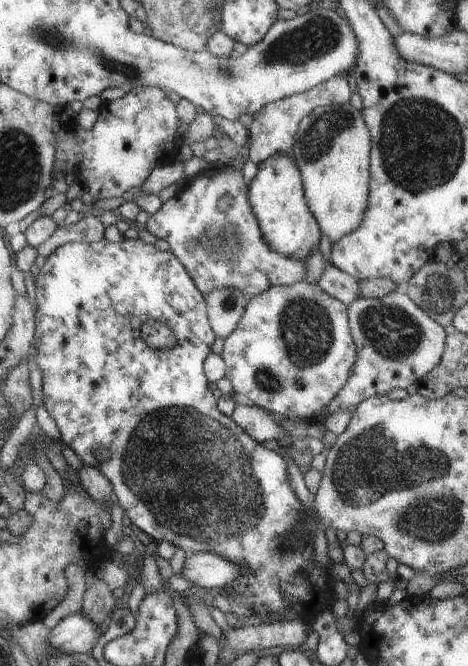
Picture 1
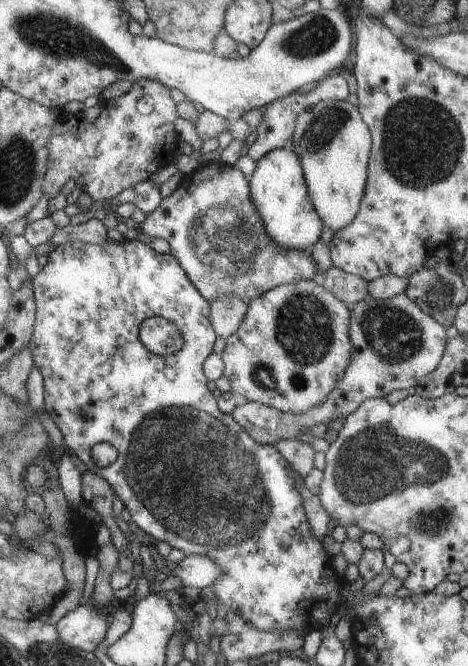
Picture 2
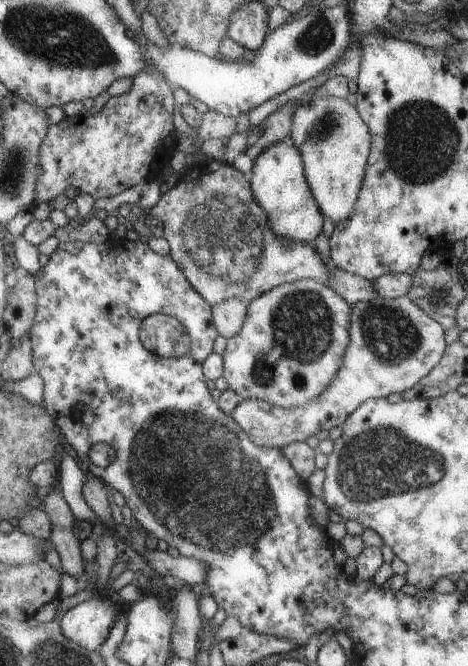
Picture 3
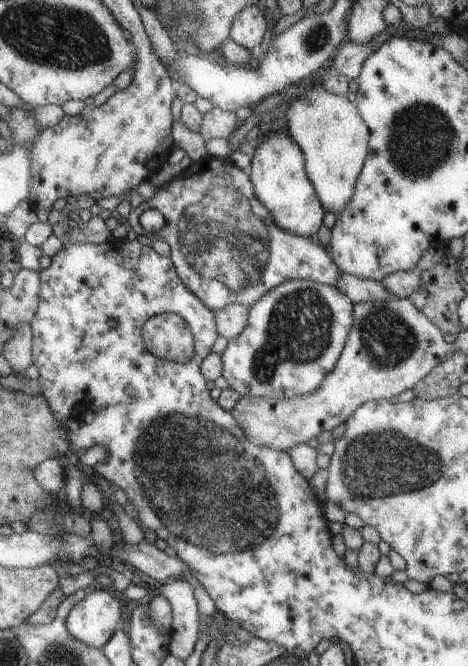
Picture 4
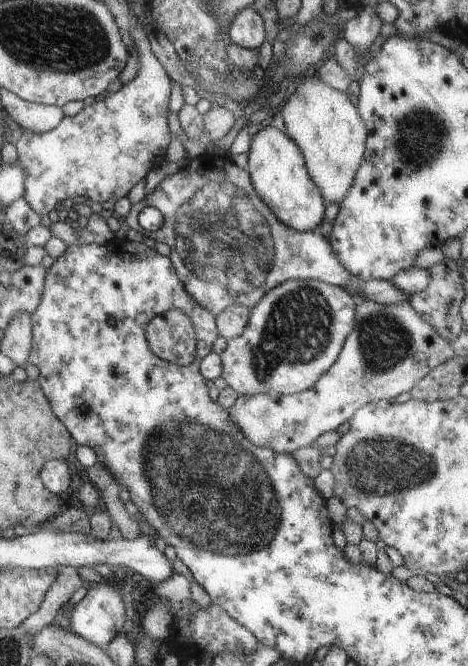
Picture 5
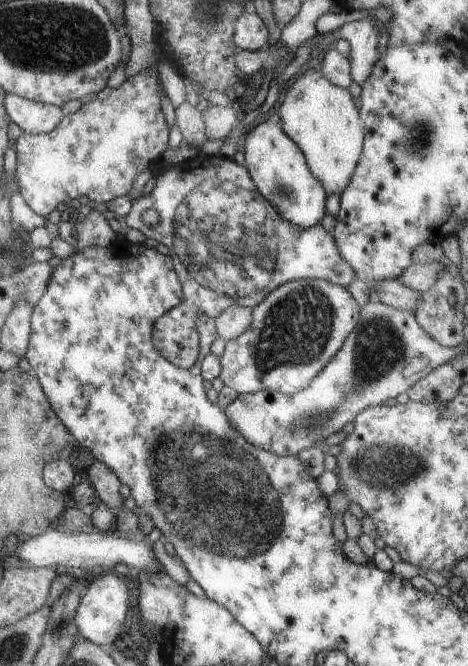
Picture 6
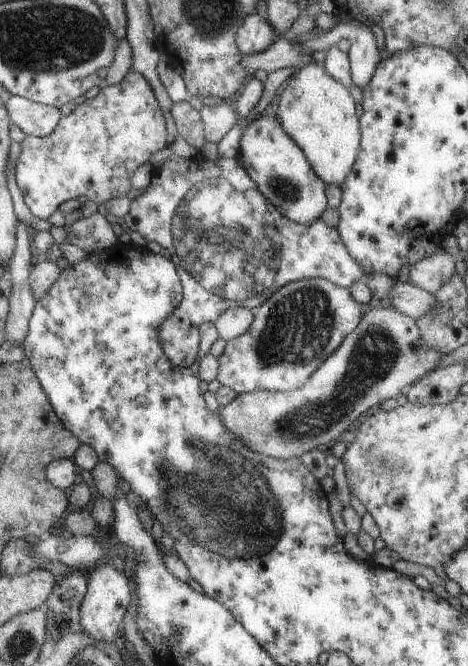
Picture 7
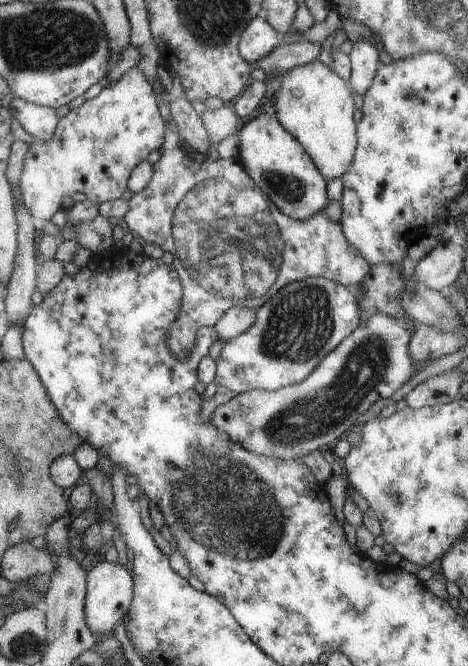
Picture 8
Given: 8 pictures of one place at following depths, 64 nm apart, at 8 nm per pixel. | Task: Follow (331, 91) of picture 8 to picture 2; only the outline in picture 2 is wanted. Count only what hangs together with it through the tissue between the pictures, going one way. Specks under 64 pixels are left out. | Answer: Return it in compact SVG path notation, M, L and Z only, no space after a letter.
M323 100L295 118L290 144L301 166L313 212L331 232L345 228L357 214L365 190L370 133L357 107L347 101Z

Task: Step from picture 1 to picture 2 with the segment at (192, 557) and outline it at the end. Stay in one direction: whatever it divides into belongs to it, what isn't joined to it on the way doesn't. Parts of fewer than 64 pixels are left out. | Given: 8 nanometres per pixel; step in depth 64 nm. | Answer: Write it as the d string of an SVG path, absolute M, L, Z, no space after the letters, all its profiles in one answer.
M201 554L185 555L177 564L167 562L167 567L171 571L170 575L179 578L185 587L192 586L199 589L211 586L223 574L217 562Z

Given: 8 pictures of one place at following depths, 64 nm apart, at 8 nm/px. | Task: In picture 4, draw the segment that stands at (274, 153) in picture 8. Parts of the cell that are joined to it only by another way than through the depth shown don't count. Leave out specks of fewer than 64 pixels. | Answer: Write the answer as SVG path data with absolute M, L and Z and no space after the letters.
M269 132L267 136L259 137L255 145L257 148L250 157L251 164L249 164L248 177L255 198L271 214L271 218L279 230L289 231L293 234L297 233L301 236L315 236L315 232L322 224L324 210L321 208L317 196L315 196L311 182L307 179L304 170L304 159L299 148L290 140L287 134L278 132Z

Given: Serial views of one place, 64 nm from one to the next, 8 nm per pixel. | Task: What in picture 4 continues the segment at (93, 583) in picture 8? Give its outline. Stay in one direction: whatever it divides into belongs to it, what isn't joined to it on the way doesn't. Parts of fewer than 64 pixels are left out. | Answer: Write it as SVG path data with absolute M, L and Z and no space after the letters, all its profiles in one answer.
M94 585L69 610L64 625L72 637L101 649L120 628L121 618L119 602L109 594L109 589Z

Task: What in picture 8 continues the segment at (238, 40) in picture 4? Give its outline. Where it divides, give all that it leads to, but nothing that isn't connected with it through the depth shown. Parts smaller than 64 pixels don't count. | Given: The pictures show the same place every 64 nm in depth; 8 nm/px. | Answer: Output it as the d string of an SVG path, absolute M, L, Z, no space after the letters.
M253 16L239 36L238 52L241 58L249 62L257 62L267 52L271 52L277 44L281 43L281 37L264 20Z

